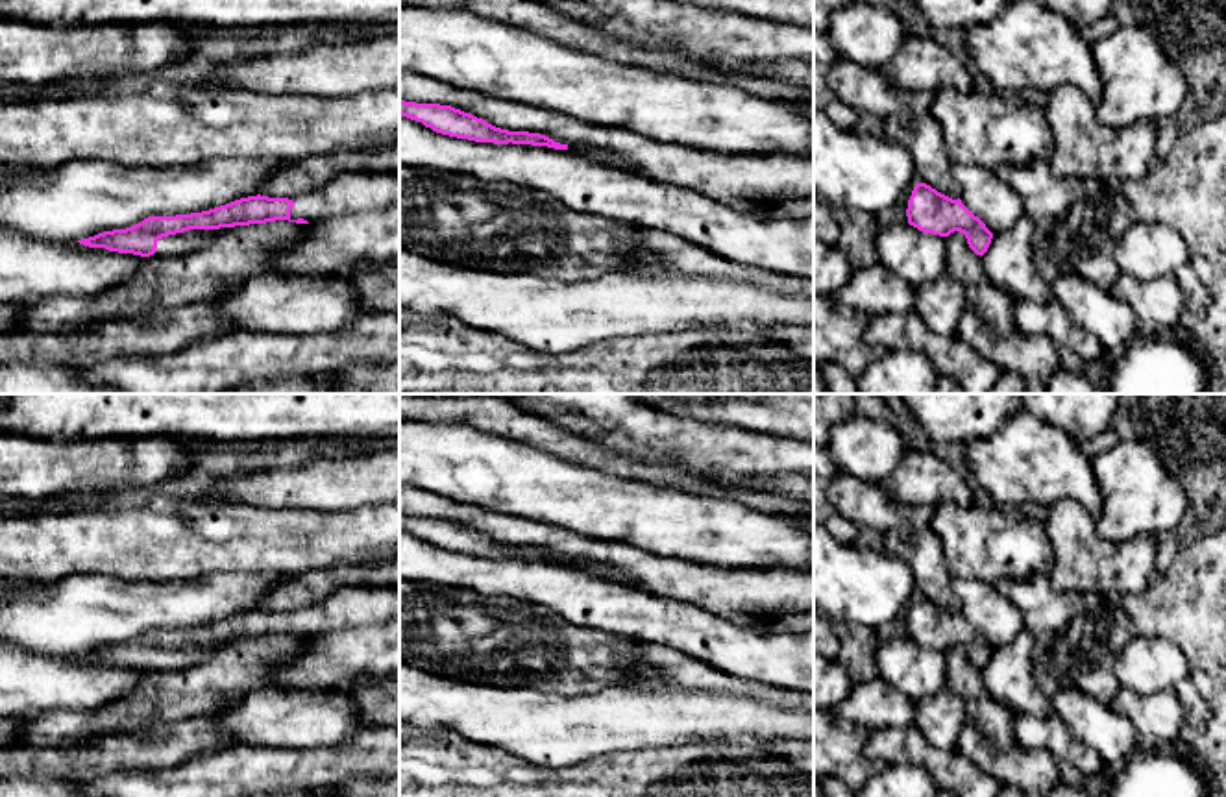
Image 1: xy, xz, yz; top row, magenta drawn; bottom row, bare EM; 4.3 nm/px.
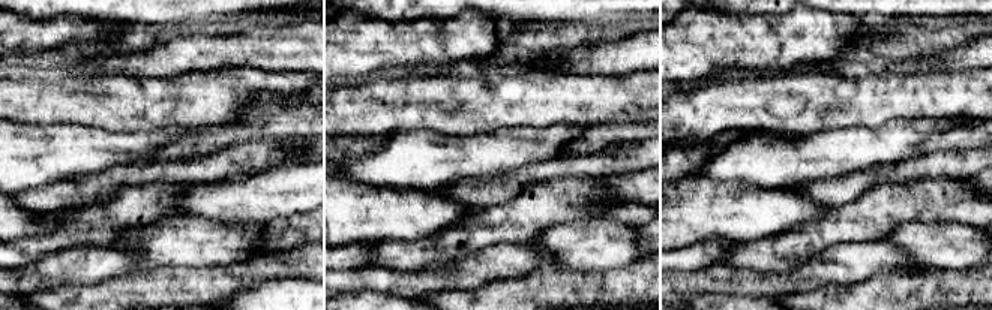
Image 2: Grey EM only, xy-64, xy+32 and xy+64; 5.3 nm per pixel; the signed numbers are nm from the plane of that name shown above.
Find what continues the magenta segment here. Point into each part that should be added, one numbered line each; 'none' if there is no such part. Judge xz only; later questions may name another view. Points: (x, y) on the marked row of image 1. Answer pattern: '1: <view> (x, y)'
none

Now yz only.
none

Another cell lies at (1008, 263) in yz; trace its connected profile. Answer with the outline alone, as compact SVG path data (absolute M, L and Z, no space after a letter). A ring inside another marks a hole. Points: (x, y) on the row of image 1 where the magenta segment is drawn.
M1023 215L1013 227L993 235L980 261L989 283L1013 301L1048 303L1054 294L1036 266L1032 237L1034 222Z

